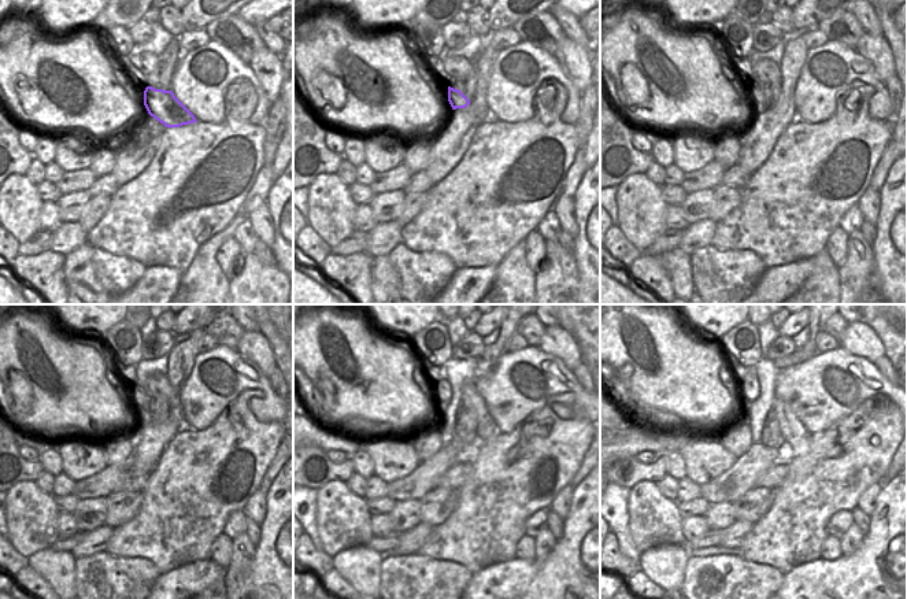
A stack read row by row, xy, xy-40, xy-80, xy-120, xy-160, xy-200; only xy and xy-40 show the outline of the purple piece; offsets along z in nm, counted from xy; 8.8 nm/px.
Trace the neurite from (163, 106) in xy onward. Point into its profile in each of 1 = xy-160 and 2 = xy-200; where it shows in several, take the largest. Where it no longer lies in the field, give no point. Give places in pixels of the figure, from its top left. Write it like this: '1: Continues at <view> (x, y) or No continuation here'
1: Continues at xy-160 (441, 387)
2: Continues at xy-200 (750, 389).

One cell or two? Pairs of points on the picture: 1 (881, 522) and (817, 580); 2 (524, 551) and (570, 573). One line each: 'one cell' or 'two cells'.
1: one cell
2: two cells

